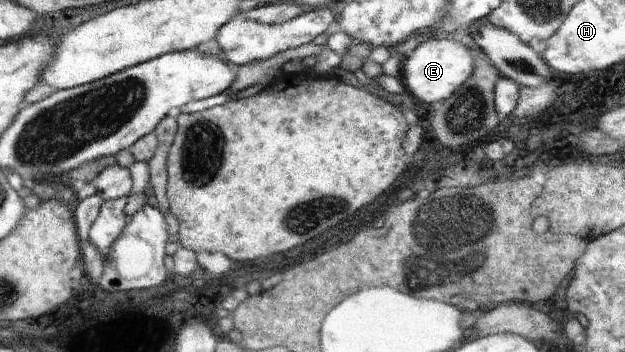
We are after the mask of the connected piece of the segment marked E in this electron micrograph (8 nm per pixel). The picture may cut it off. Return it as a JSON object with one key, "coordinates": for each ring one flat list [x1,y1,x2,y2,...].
{"coordinates":[[435,34,427,41,421,42,413,51,413,55,403,59,402,74,405,87,409,87,411,95,423,103,433,105,445,101,469,79,474,68,473,58,476,52,469,40,458,42]]}

